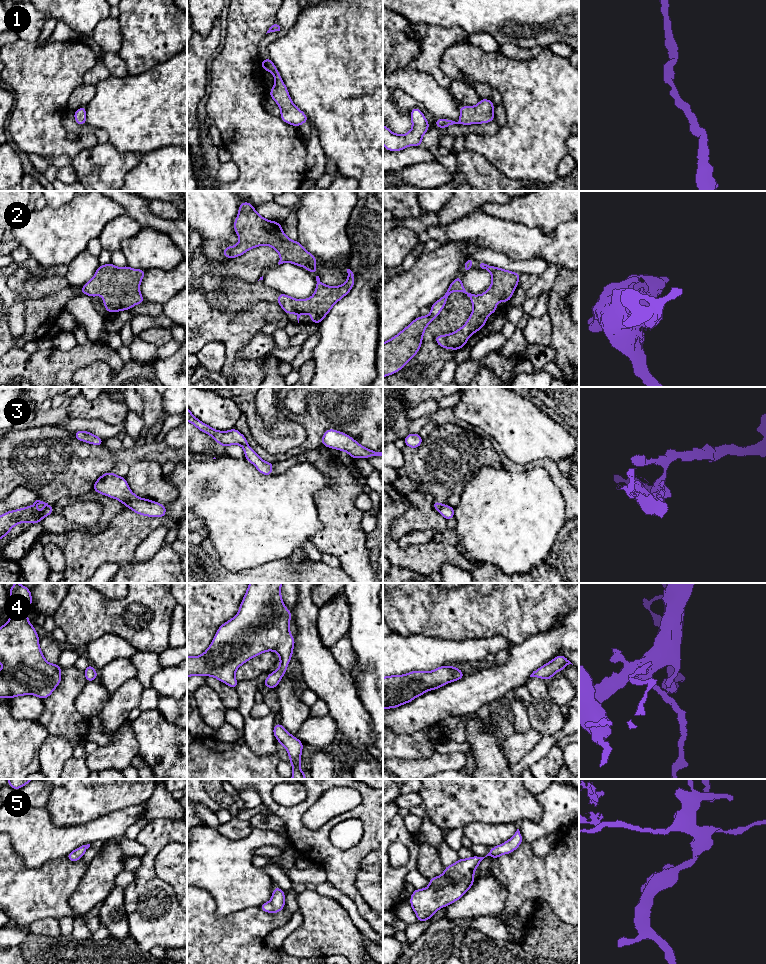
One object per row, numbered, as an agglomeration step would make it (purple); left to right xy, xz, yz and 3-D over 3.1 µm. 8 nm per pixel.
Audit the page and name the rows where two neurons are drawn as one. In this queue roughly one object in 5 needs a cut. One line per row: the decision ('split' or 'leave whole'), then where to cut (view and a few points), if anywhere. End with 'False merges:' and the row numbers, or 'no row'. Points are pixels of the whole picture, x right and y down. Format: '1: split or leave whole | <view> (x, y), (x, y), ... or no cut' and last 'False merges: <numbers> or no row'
1: leave whole | no cut
2: leave whole | no cut
3: split | xy (50, 505), (45, 509), (41, 518)
4: leave whole | no cut
5: leave whole | no cut
False merges: 3

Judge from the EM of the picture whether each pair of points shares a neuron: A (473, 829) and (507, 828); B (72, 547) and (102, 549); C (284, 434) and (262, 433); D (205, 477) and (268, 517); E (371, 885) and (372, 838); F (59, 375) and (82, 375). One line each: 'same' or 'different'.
A: same
B: same
C: same
D: same
E: different
F: different

